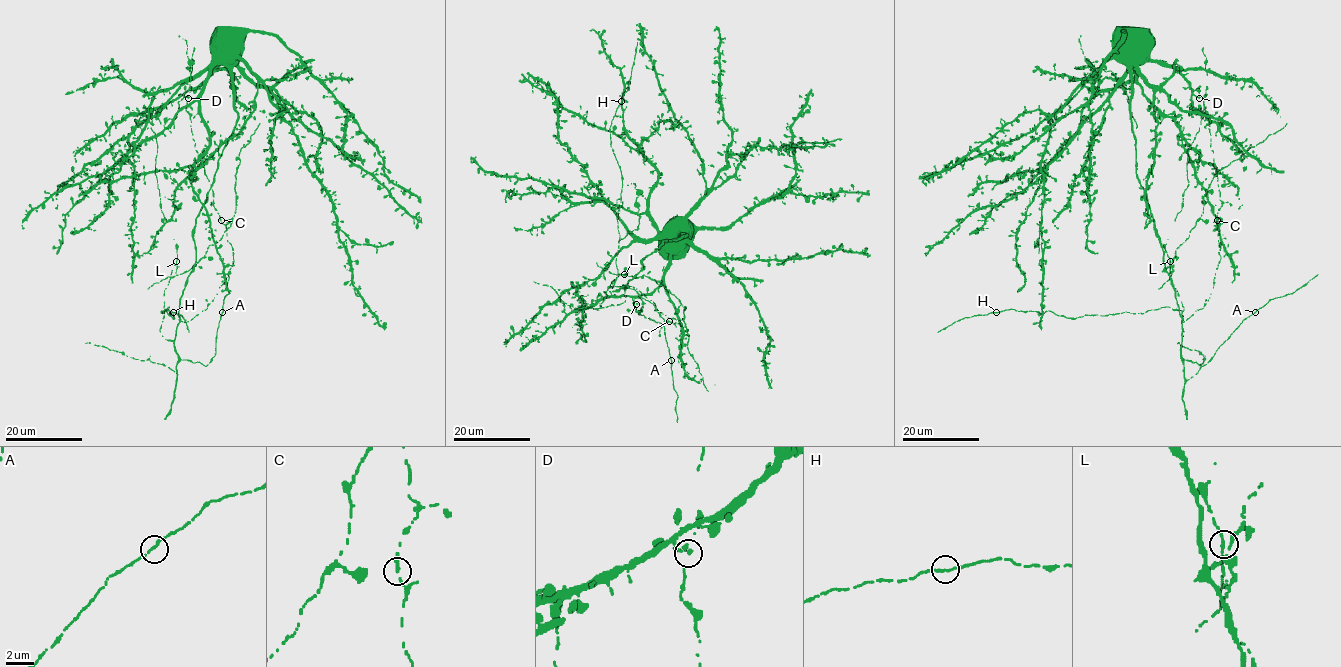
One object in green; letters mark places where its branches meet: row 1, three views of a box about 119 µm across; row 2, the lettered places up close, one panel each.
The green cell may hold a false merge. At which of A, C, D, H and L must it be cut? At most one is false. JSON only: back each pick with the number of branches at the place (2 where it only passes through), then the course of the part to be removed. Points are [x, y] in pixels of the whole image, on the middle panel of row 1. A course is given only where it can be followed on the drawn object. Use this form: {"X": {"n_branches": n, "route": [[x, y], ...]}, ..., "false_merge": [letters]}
{"L": {"n_branches": 2, "route": [[625, 275], [645, 275], [679, 299], [684, 307], [688, 353], [708, 391]]}, "false_merge": ["L"]}

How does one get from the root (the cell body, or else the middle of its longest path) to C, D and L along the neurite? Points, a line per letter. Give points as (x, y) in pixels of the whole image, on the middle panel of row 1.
C: (676, 223), (673, 219), (668, 224), (664, 279), (651, 293), (632, 298), (639, 314), (661, 327), (669, 321)
D: (676, 223), (673, 219), (668, 224), (670, 255), (664, 279), (651, 293), (634, 296), (632, 300), (636, 304)
L: (676, 223), (673, 219), (673, 226), (685, 235), (665, 240), (647, 255), (641, 276), (625, 275)

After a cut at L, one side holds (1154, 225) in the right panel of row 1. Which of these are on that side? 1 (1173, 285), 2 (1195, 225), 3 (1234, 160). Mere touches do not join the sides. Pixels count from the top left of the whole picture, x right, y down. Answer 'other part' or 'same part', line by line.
1: same part
2: other part
3: other part

